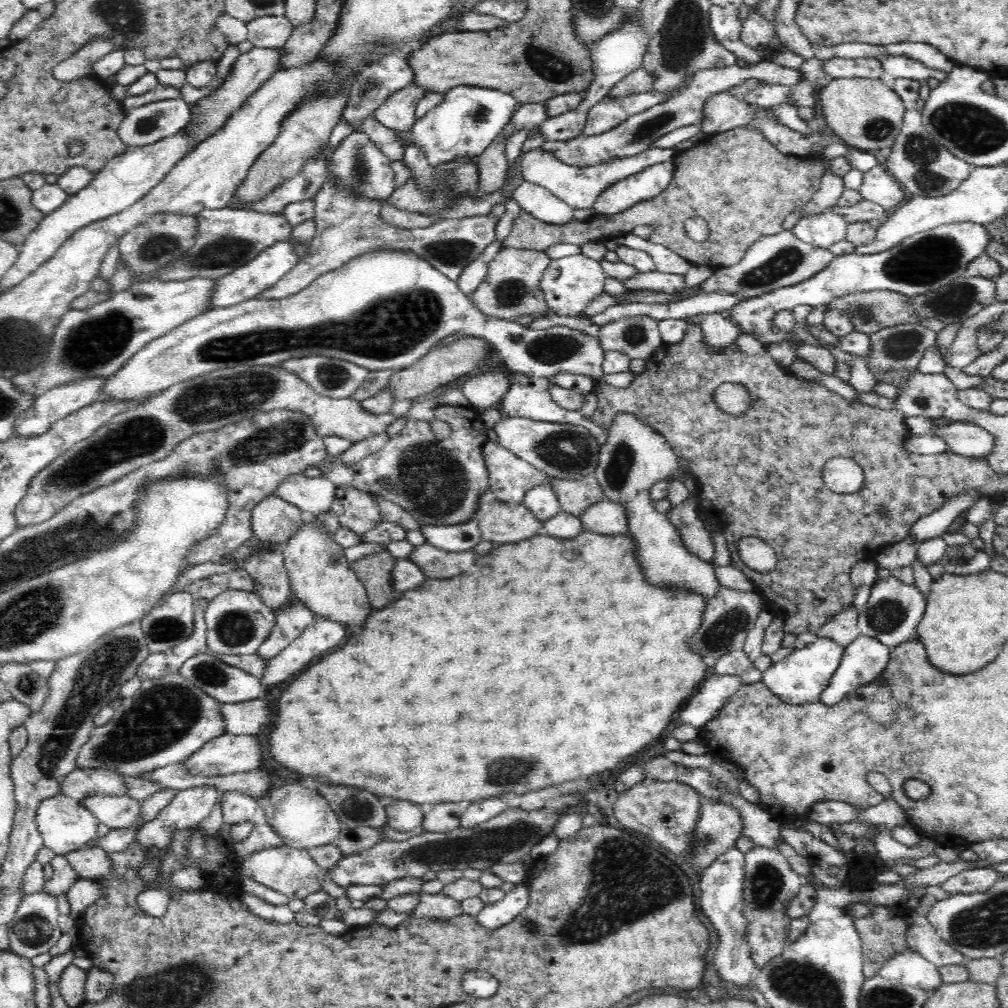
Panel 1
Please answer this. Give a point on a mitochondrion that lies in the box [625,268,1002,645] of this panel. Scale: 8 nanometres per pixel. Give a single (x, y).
(958, 300)

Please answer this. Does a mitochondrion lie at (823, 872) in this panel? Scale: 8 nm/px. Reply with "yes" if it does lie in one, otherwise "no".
no

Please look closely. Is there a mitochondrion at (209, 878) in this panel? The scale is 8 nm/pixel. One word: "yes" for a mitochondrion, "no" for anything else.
no

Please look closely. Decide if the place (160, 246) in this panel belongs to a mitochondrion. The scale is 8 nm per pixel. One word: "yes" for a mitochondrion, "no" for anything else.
yes

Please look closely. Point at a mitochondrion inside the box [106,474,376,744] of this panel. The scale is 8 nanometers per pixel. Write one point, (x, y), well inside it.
(233, 628)

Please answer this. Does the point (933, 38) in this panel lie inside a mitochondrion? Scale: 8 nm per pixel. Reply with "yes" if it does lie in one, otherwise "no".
no

